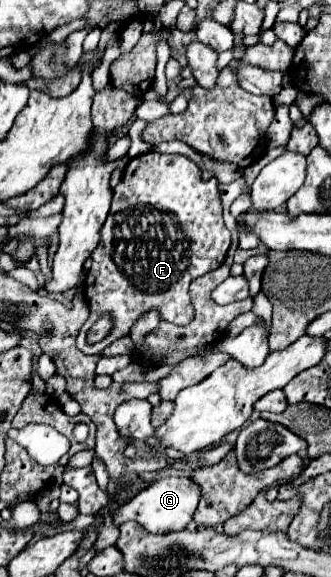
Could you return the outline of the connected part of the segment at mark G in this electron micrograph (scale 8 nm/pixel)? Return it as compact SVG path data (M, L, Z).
M168 476L152 482L148 488L140 490L130 502L120 504L118 500L112 500L108 504L114 526L120 526L128 520L134 520L142 524L152 534L164 534L164 532L180 532L186 530L188 522L194 518L194 512L200 504L200 486L190 476Z

